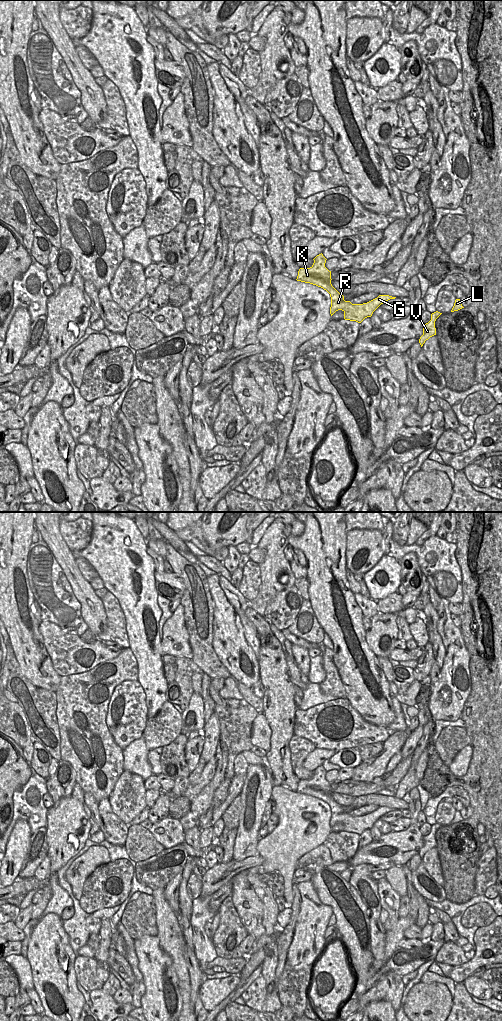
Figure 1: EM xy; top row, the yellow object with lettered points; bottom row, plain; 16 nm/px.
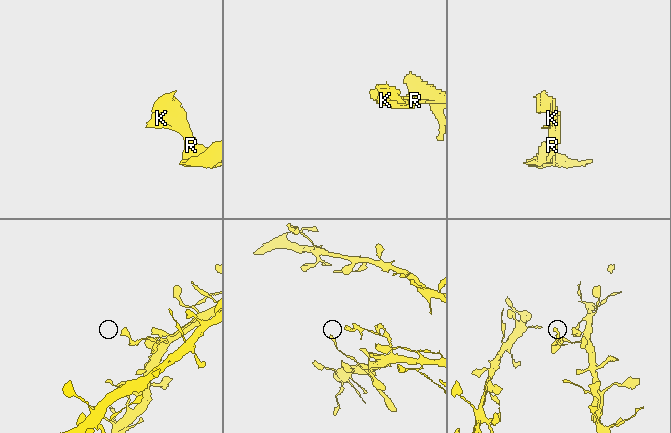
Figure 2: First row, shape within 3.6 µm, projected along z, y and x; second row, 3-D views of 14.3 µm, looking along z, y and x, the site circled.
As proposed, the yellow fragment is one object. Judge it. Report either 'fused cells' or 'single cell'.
single cell

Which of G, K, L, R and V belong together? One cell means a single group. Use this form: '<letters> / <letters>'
G K L R V

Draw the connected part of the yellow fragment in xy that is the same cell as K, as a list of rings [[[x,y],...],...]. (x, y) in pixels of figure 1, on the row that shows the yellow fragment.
[[[323,254],[317,255],[310,268],[300,268],[297,281],[310,283],[326,290],[331,297],[331,316],[338,310],[344,312],[344,319],[361,323],[365,318],[371,317],[373,312],[384,302],[395,299],[389,295],[379,295],[377,298],[363,304],[352,304],[345,301],[343,294],[339,293],[331,284],[331,271],[325,267],[326,258]]]

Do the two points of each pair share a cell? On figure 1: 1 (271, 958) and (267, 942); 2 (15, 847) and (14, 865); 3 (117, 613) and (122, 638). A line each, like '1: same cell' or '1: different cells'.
1: same cell
2: same cell
3: same cell

